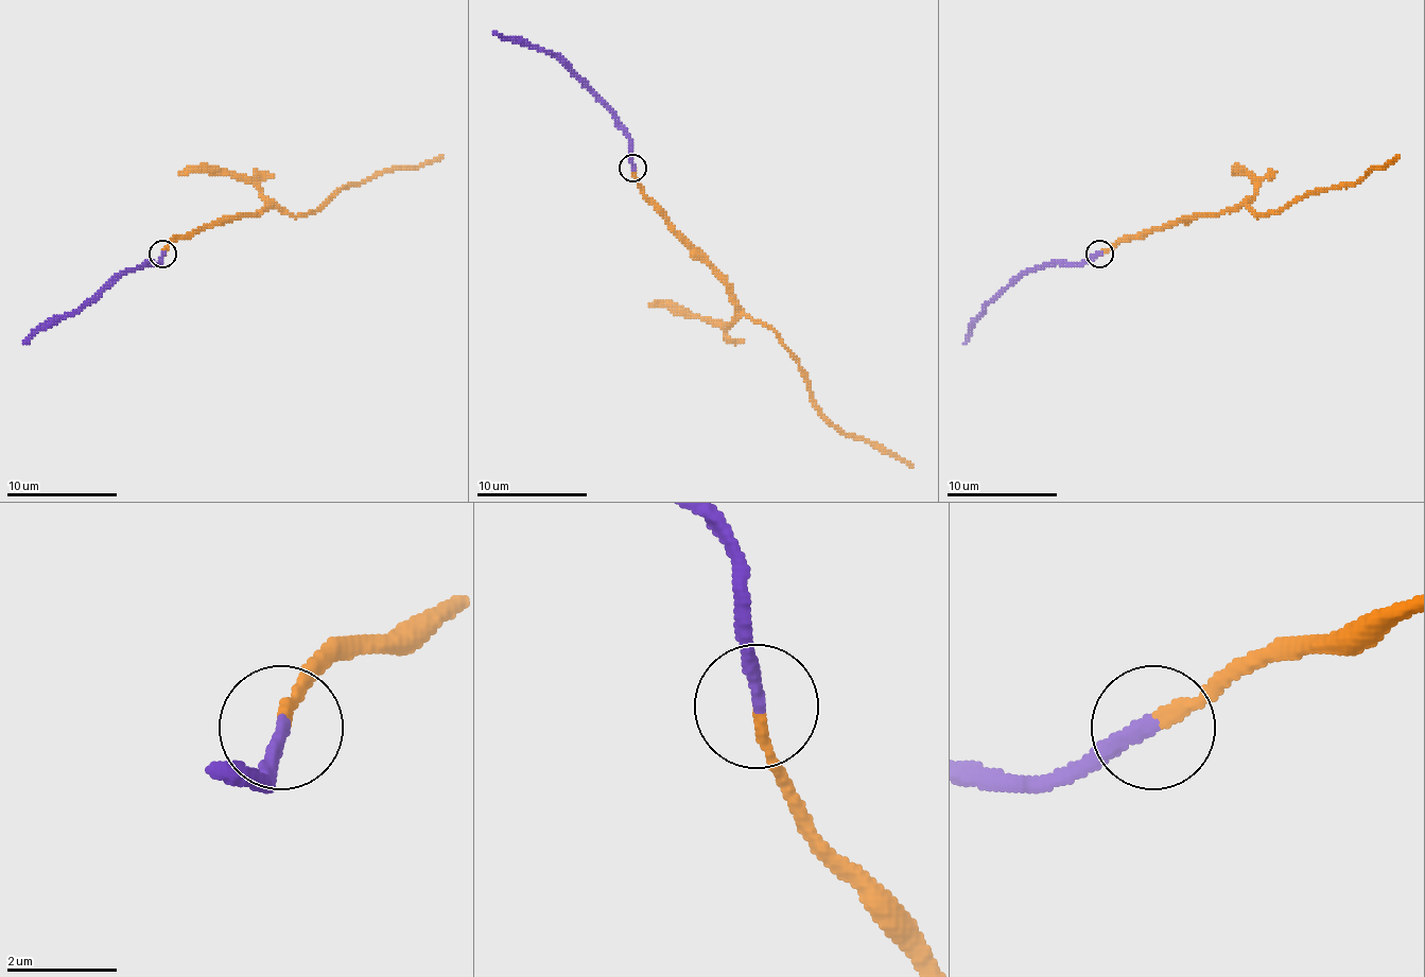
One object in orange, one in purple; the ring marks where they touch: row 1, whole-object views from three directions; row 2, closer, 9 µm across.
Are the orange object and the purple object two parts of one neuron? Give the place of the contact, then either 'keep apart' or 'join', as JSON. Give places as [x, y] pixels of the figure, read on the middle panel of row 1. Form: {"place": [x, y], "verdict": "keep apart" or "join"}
{"place": [632, 168], "verdict": "join"}

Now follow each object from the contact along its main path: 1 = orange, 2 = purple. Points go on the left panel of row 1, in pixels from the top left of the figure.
1: (162, 255), (195, 230), (254, 215), (271, 205), (307, 215), (340, 188), (442, 155)
2: (162, 255), (156, 263), (120, 272), (76, 310), (48, 318), (23, 344)

